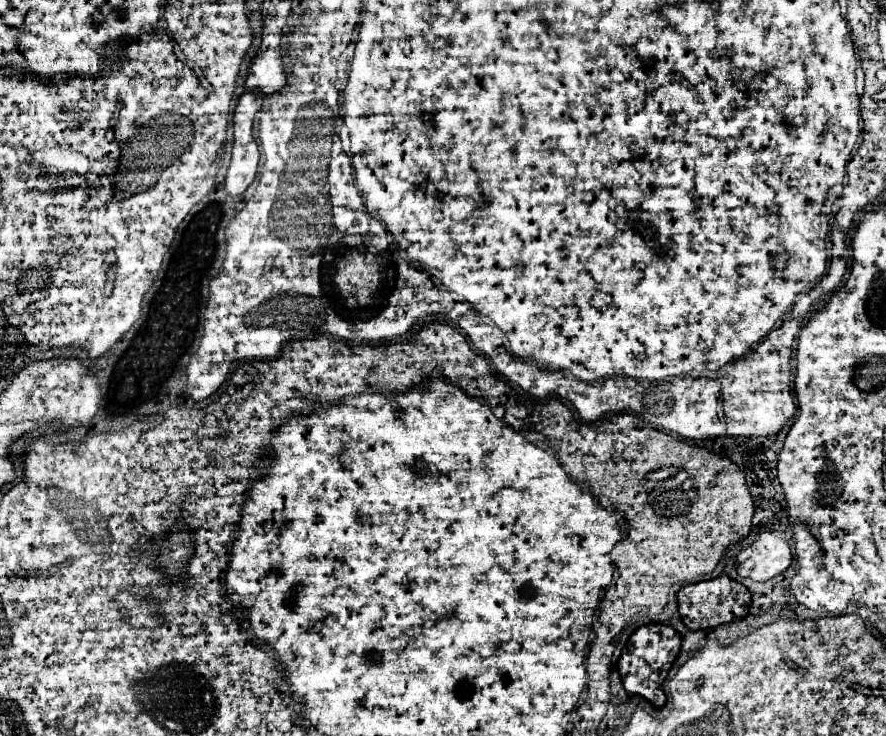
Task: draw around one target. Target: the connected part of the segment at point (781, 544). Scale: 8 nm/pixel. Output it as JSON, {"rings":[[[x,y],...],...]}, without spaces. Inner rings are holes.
{"rings":[[[764,531],[752,545],[744,545],[736,555],[736,571],[740,577],[764,583],[792,565],[788,543],[774,531]]]}

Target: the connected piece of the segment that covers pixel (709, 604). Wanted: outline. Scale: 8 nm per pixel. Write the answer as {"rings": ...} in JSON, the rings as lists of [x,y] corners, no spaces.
{"rings":[[[718,577],[714,581],[684,585],[678,591],[680,619],[692,631],[700,631],[700,629],[708,629],[708,627],[716,627],[716,625],[724,625],[724,623],[742,619],[742,617],[748,615],[748,609],[750,609],[748,589],[742,587],[742,583],[732,581],[730,577]]]}

